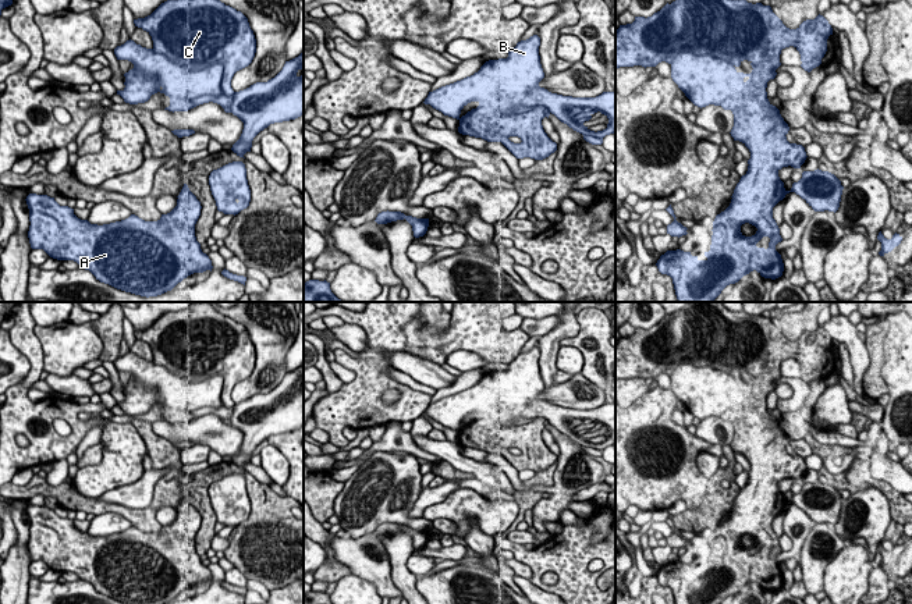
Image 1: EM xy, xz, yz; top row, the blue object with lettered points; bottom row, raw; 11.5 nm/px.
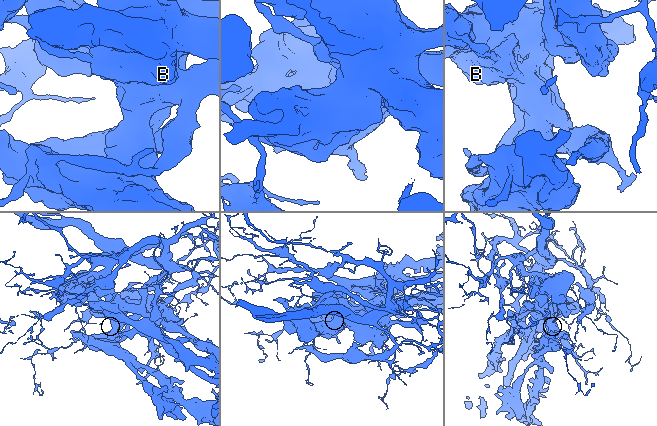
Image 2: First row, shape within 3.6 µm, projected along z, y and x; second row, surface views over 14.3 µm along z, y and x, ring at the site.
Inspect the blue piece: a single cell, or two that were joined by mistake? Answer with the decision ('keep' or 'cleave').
cleave

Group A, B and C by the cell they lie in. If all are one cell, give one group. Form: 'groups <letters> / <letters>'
groups A C / B

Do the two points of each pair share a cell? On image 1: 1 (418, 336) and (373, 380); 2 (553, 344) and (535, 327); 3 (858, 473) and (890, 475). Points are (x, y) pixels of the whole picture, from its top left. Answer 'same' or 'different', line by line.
1: same
2: different
3: different

